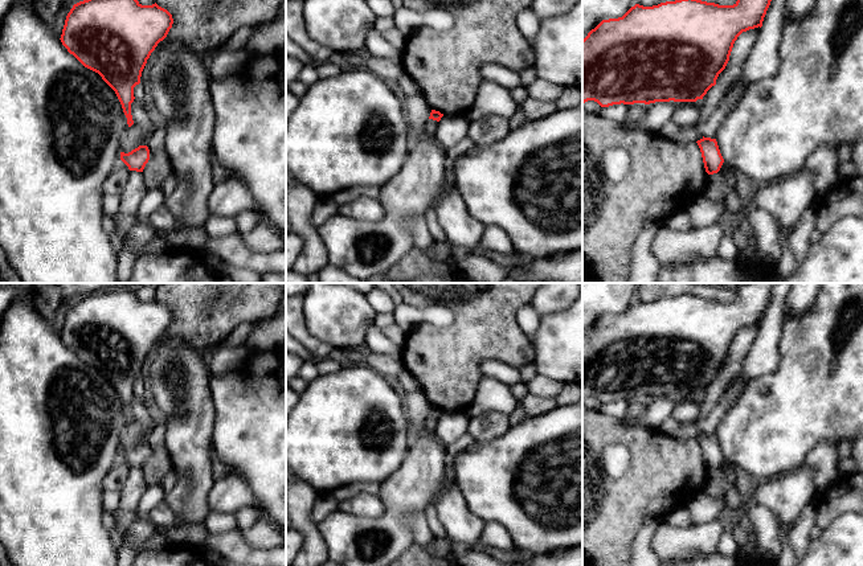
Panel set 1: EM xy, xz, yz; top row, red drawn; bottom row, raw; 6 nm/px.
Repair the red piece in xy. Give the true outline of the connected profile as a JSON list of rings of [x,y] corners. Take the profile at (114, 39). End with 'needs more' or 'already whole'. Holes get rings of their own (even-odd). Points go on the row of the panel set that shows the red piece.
[[[83,0],[68,13],[60,40],[115,91],[131,127],[134,87],[140,83],[147,60],[172,24],[172,15],[156,3]]] | already whole

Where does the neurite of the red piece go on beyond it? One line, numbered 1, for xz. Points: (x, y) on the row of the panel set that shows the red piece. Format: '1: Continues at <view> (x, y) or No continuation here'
1: No continuation here

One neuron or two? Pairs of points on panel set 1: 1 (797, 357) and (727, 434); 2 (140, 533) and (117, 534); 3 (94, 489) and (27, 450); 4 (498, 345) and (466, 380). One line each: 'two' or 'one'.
1: one
2: two
3: one
4: one

